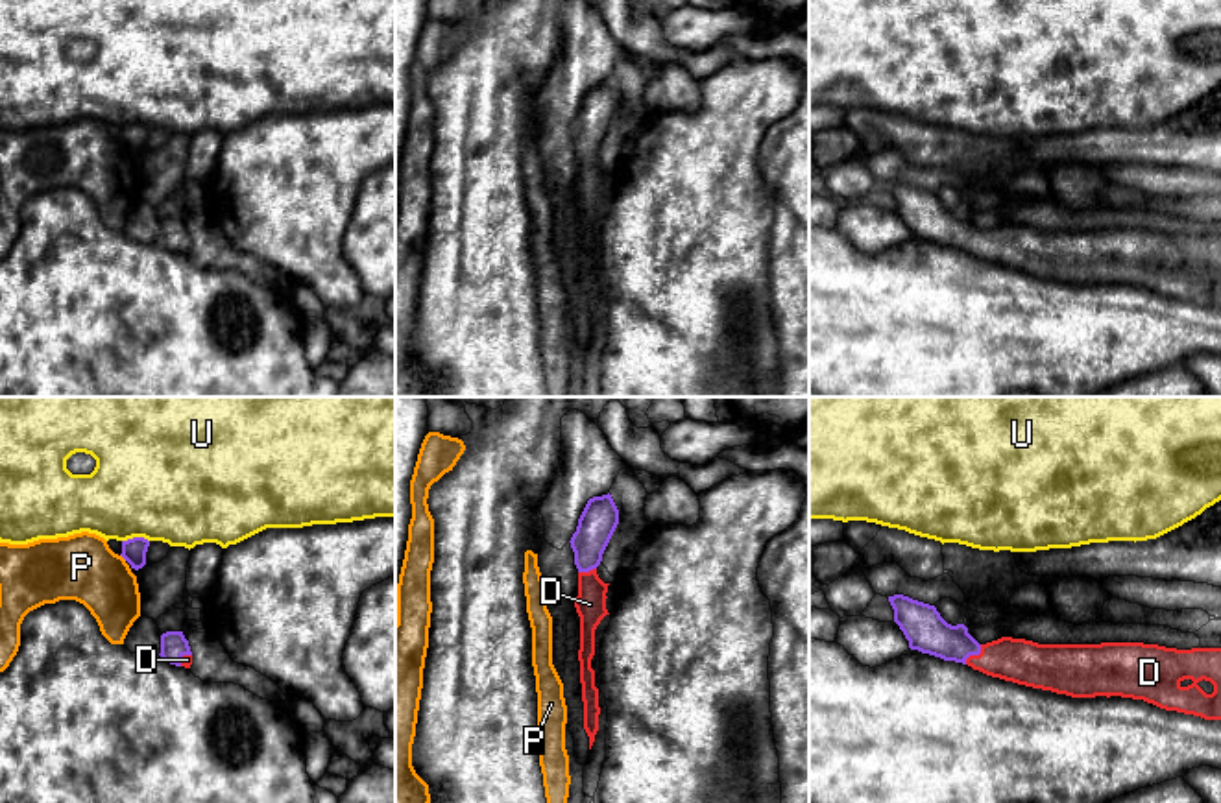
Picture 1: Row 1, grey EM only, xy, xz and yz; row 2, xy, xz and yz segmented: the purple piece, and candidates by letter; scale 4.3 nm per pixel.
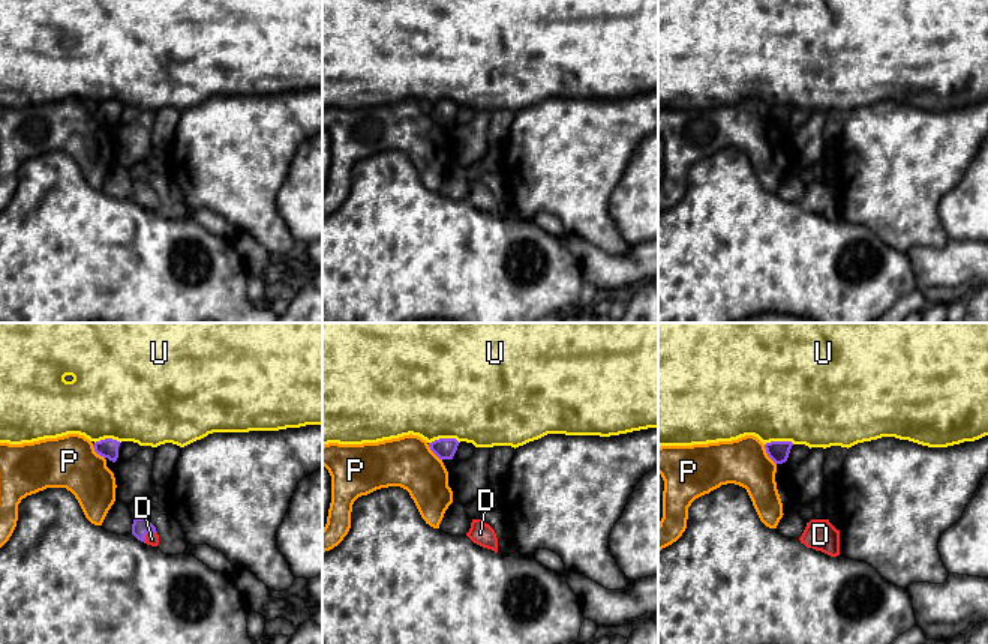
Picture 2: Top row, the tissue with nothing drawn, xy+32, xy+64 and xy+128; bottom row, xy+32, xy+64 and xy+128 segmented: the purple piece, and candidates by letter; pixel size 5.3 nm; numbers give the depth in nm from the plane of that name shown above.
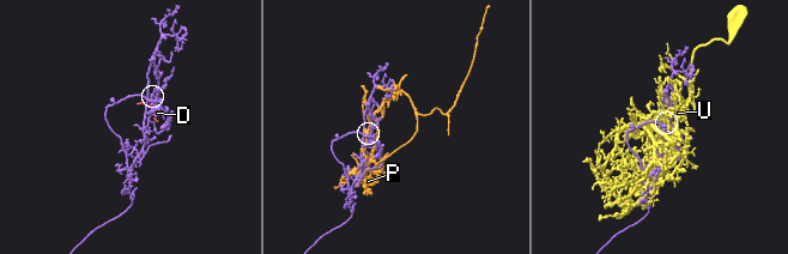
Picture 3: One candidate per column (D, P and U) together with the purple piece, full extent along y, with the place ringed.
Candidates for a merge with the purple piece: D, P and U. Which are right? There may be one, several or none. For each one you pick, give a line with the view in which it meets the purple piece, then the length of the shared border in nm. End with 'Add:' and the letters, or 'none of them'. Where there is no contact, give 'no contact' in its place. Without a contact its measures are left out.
D: meets purple in yz; contact 120 nm long
Add: D

